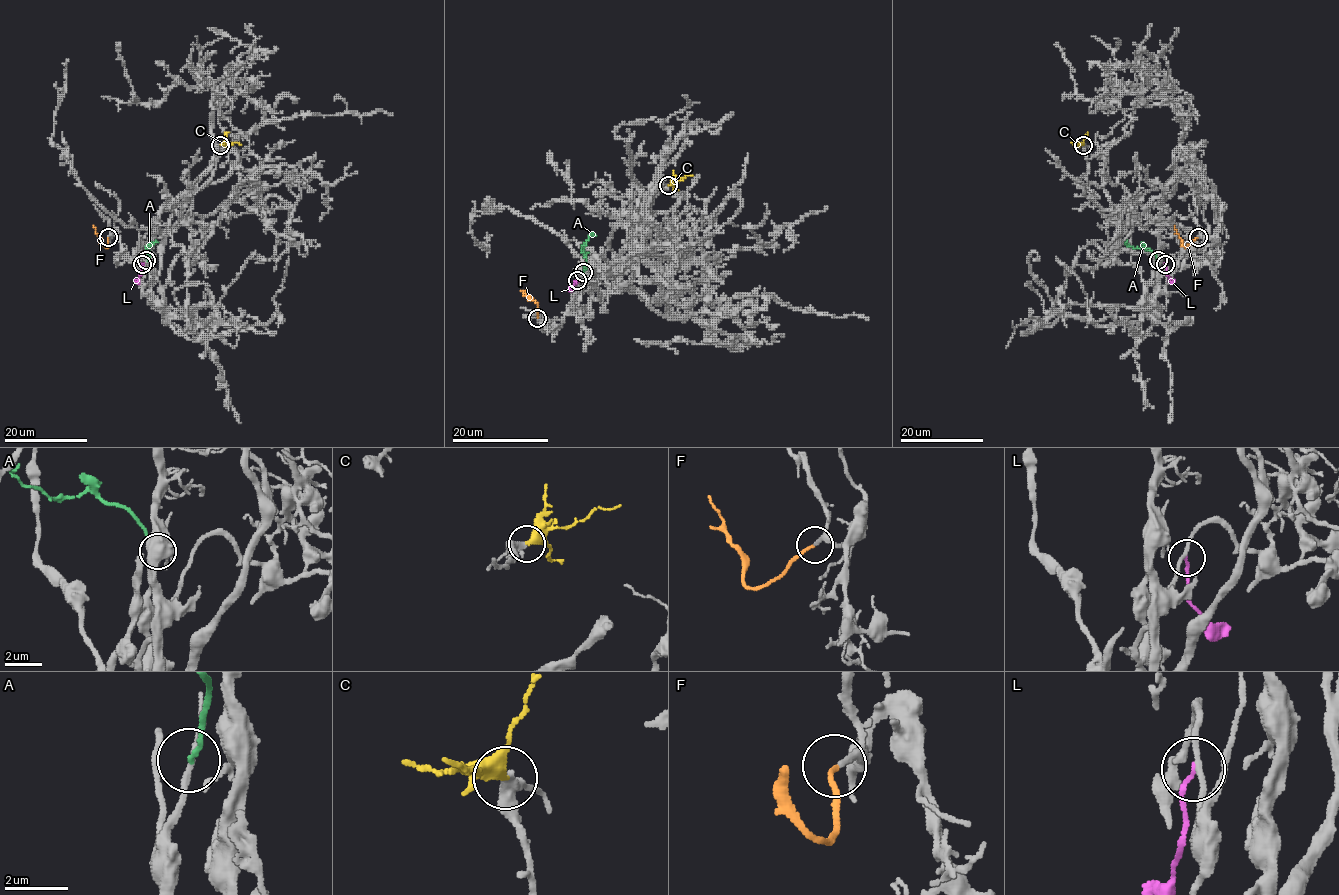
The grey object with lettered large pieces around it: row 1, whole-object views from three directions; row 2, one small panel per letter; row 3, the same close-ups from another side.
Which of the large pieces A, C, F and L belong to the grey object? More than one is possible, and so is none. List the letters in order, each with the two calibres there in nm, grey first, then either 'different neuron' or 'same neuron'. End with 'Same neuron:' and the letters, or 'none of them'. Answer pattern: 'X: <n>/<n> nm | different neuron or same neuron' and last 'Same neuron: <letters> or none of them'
A: 180/130 nm | different neuron
C: 320/440 nm | same neuron
F: 140/150 nm | same neuron
L: 170/160 nm | different neuron
Same neuron: C, F

